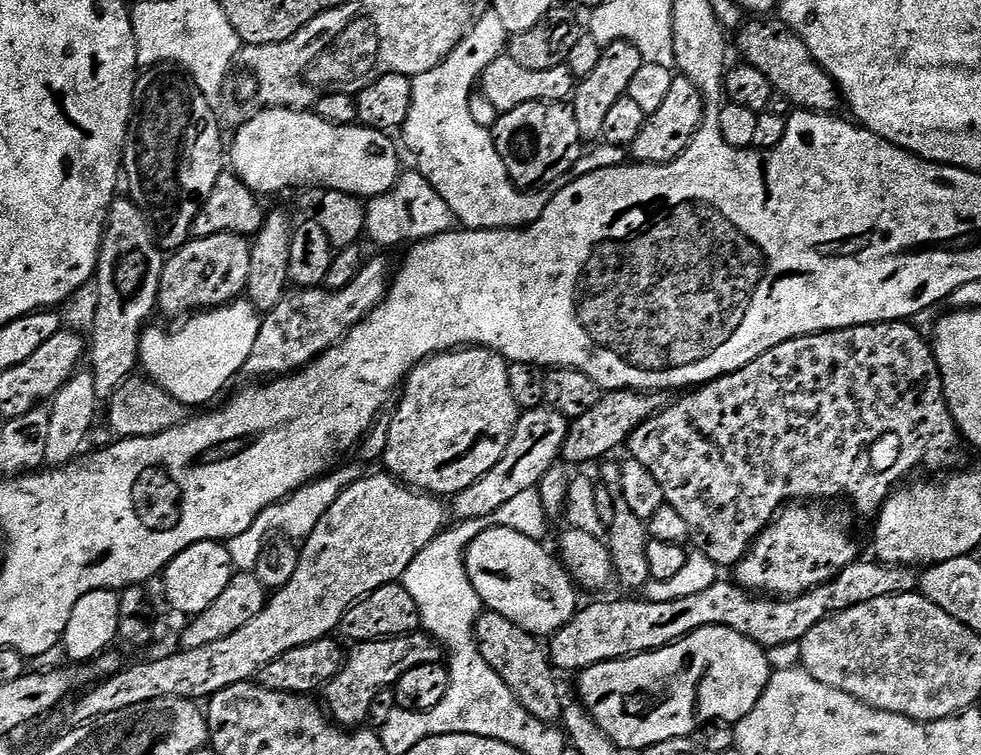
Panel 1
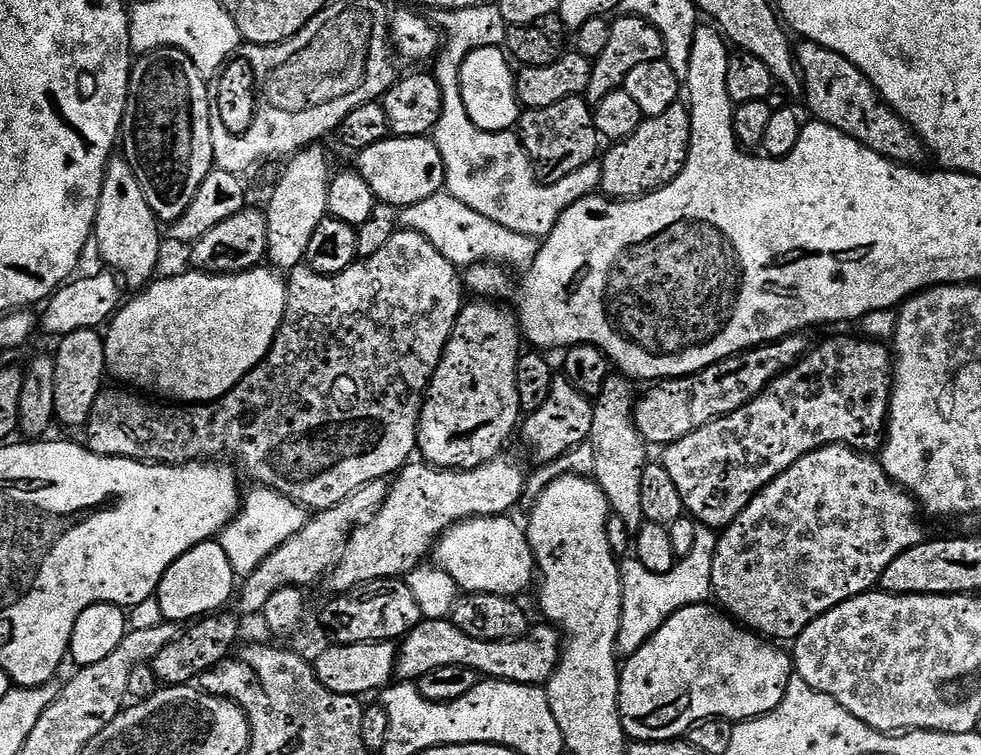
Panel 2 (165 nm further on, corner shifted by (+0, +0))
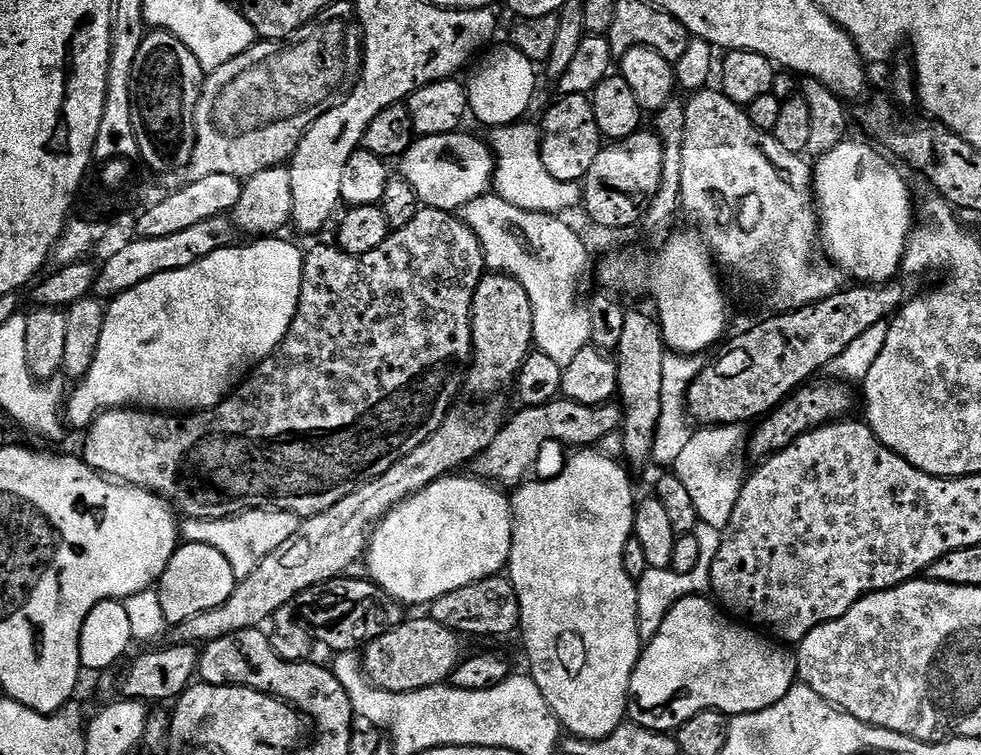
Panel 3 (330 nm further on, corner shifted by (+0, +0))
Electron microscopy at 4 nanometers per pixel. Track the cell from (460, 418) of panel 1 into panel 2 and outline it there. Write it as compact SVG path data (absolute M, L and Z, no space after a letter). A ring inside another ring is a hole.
M476 298L472 301L465 303L461 308L458 318L456 319L456 325L454 330L450 334L450 338L446 342L444 347L444 353L442 358L438 362L438 370L434 370L432 380L428 383L428 390L422 397L422 403L420 406L420 429L416 435L416 447L419 455L427 463L431 464L433 468L455 468L457 470L463 470L465 468L477 468L482 466L486 462L490 462L495 456L501 455L505 451L504 443L512 436L512 431L517 431L518 425L522 420L522 413L520 410L520 403L518 402L518 386L516 385L516 371L518 370L518 362L522 355L522 333L518 323L518 316L515 311L512 312L508 308L503 308L500 302L493 302L488 298Z

